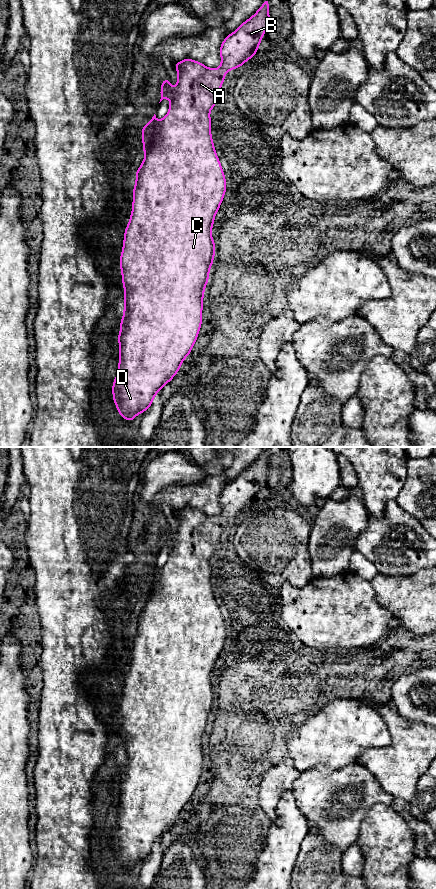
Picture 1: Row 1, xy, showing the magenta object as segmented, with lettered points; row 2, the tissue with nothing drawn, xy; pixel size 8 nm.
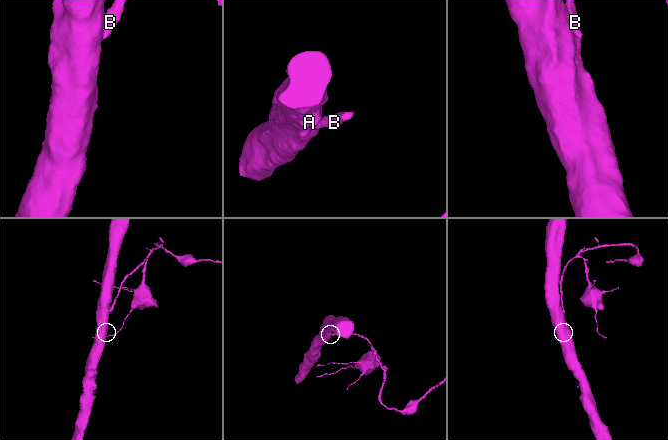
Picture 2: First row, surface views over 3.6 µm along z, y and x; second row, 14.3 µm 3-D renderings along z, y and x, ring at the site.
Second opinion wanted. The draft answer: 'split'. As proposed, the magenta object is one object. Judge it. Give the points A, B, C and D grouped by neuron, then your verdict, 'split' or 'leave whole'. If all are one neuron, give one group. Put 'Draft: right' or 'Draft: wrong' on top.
Draft: wrong
A B C D; leave whole

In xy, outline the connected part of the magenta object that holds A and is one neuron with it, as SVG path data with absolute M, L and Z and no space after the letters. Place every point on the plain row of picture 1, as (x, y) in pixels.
M266 447L263 453L252 465L242 471L232 482L225 485L221 495L219 496L221 503L221 514L219 516L208 516L199 509L194 509L189 506L176 510L175 514L178 521L176 538L173 538L171 530L167 526L165 526L161 532L160 550L165 546L170 547L168 561L160 569L157 568L156 563L154 562L149 571L142 575L142 591L144 594L141 596L145 601L145 605L140 616L134 621L136 623L136 631L133 638L132 661L125 677L123 697L120 704L120 717L124 734L124 761L122 769L120 770L120 781L117 788L120 792L118 820L112 834L113 850L117 854L118 861L126 869L133 869L138 862L145 860L151 854L158 839L162 837L166 831L171 830L172 826L180 818L181 811L190 802L192 795L197 788L202 772L204 739L208 731L209 720L215 703L215 690L212 686L211 678L214 672L215 663L219 658L226 640L226 627L211 584L210 559L217 551L218 545L220 544L220 538L225 527L225 522L232 517L241 515L246 509L257 502L257 497L259 496L262 485L266 481L269 472L269 447Z

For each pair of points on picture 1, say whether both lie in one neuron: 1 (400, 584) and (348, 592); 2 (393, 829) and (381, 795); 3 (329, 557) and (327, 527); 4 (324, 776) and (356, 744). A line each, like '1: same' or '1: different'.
1: different
2: different
3: same
4: different

